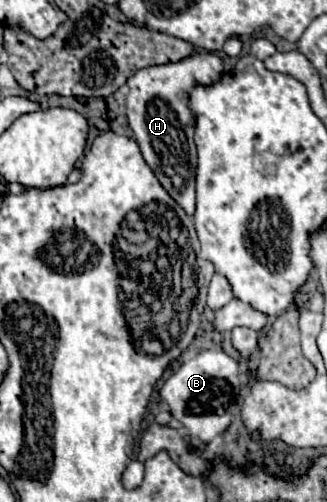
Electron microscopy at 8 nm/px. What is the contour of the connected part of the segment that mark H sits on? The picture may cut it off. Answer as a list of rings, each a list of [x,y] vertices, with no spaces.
[[[197,52],[181,62],[149,66],[127,80],[127,118],[145,162],[167,190],[167,194],[189,214],[195,212],[195,168],[197,152],[193,142],[195,118],[189,112],[189,92],[195,84],[213,84],[223,74],[223,60],[215,52]]]

